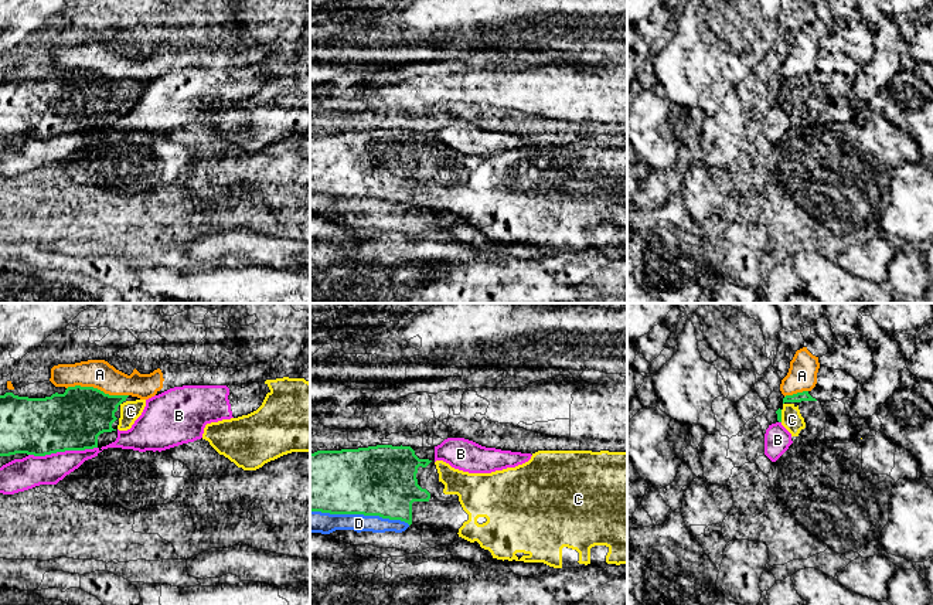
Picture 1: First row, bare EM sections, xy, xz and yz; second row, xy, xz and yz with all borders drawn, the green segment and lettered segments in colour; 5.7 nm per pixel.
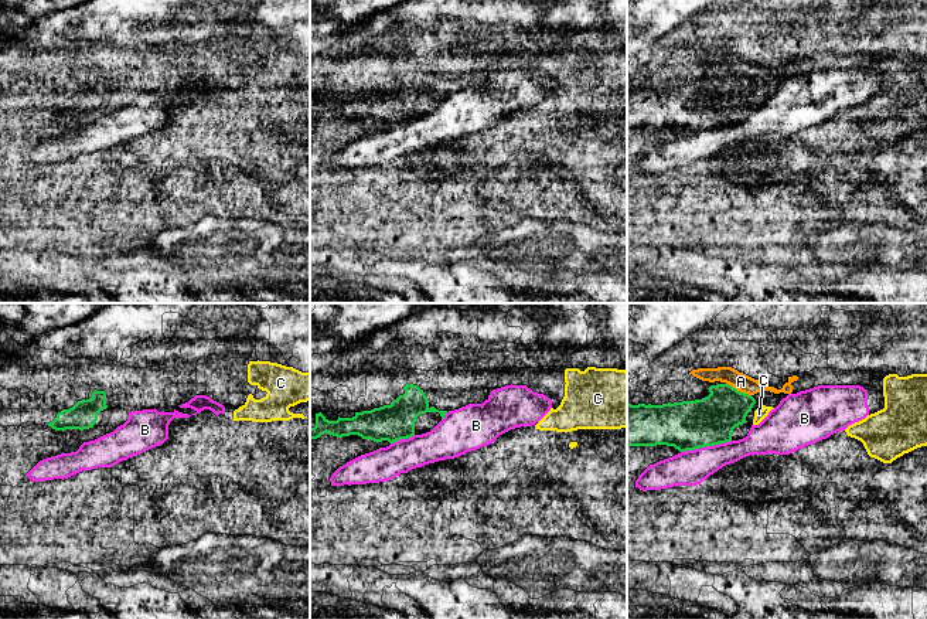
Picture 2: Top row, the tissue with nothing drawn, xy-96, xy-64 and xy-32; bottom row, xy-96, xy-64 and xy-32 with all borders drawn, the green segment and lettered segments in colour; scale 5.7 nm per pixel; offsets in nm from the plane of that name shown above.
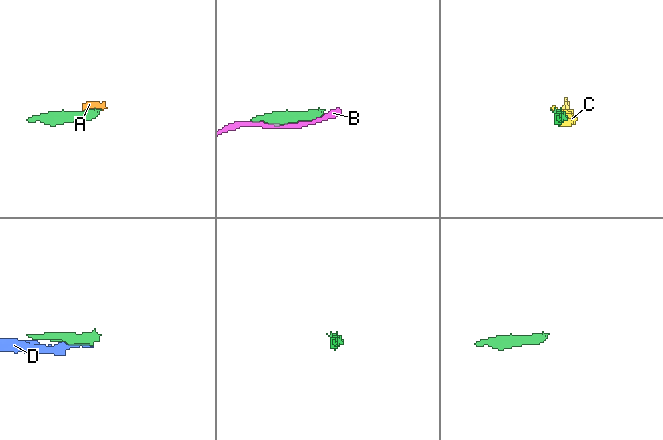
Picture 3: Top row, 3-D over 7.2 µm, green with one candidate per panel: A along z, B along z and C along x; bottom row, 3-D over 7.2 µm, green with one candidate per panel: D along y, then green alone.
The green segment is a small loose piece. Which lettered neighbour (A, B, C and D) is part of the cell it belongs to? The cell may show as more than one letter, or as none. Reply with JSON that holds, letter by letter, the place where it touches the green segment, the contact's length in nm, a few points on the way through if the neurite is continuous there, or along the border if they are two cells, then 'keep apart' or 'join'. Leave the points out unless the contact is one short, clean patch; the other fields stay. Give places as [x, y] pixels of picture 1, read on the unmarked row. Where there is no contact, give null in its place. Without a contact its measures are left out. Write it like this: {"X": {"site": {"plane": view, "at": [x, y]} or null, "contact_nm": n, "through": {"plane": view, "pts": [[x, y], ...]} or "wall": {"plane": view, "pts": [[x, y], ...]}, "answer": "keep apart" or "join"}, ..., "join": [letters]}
{"A": {"site": {"plane": "xy", "at": [96, 71]}, "contact_nm": 360, "answer": "keep apart"}, "B": {"site": {"plane": "xy", "at": [63, 133]}, "contact_nm": 400, "answer": "keep apart"}, "C": {"site": {"plane": "yz", "at": [780, 98]}, "contact_nm": 70, "answer": "join"}, "D": {"site": {"plane": "xz", "at": [360, 196]}, "contact_nm": 550, "answer": "keep apart"}, "join": ["C"]}

